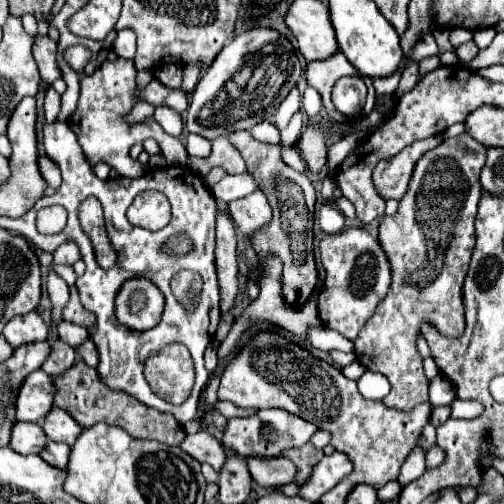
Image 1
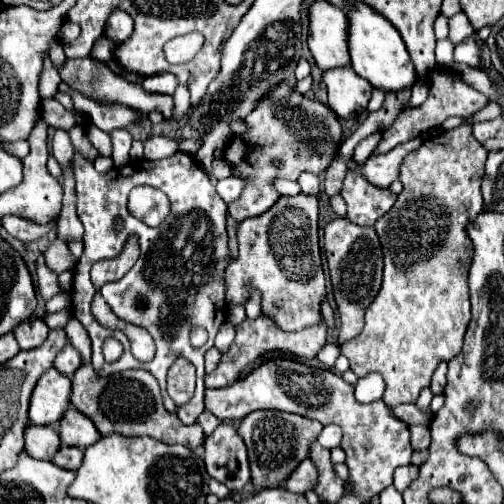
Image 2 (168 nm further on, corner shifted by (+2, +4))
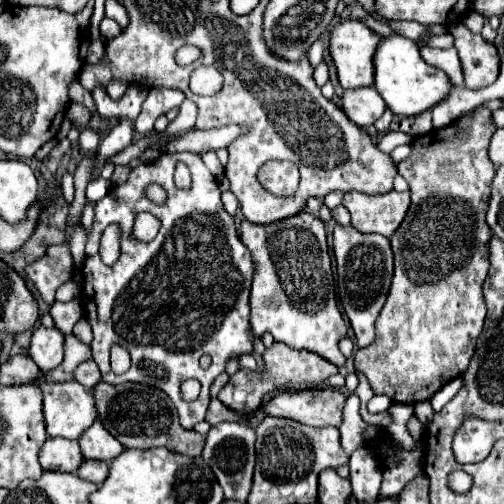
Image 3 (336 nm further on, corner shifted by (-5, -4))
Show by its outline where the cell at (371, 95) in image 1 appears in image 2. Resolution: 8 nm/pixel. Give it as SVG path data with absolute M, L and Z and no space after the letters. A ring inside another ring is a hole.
M349 64L345 68L323 72L323 82L327 84L329 106L339 118L347 120L367 110L373 86L365 78L357 76Z

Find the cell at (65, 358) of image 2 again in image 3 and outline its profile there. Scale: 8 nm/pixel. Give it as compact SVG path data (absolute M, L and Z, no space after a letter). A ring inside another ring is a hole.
M88 360L88 362L80 364L80 366L76 368L76 372L74 372L74 380L76 380L76 382L80 382L84 388L92 390L92 388L96 386L96 382L100 382L100 380L102 380L100 370L98 370L96 362L94 362L94 360Z

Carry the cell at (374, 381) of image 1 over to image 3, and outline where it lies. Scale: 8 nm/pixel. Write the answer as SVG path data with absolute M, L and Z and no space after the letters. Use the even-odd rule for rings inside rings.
M376 394L376 396L368 402L368 410L370 410L372 414L376 414L376 412L386 412L390 404L392 404L392 400L390 400L388 396L384 396L384 394Z

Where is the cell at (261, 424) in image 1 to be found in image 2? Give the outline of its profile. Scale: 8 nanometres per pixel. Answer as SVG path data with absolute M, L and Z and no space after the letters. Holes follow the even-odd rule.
M257 410L245 416L237 432L243 438L249 452L251 480L255 488L261 490L261 488L279 486L295 470L295 466L303 458L307 458L309 444L319 436L321 430L323 430L323 424L317 420L309 420L299 414L289 414L279 410Z

